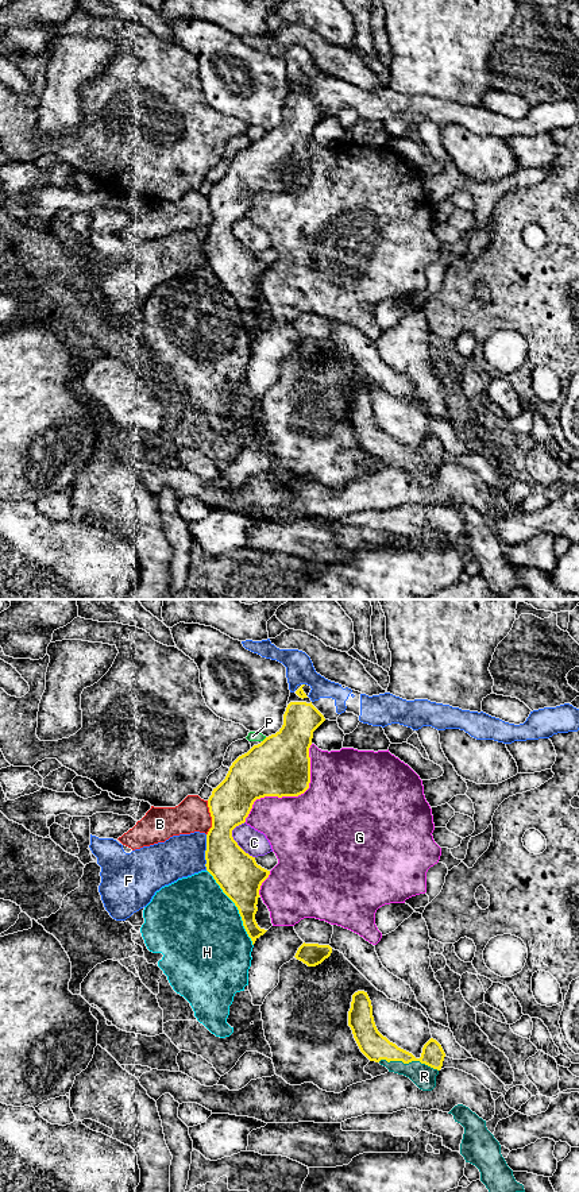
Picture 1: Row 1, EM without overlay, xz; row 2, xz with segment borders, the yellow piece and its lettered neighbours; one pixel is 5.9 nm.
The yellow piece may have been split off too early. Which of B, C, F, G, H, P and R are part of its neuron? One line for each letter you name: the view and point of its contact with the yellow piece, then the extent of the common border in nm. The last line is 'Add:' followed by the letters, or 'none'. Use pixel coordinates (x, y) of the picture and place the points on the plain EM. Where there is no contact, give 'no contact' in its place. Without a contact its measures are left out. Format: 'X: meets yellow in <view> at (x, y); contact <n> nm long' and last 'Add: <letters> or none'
R: meets yellow in xz at (408, 458); contact 360 nm long
Add: R

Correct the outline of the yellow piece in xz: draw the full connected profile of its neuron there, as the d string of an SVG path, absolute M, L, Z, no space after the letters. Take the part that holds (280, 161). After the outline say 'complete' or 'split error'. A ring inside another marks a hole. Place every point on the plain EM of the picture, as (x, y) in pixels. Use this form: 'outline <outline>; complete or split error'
outline M290 97L283 109L282 123L260 139L254 140L247 148L239 151L225 174L212 186L208 202L212 223L206 229L206 266L213 271L223 288L235 298L243 321L252 336L267 325L260 324L255 316L258 293L262 278L270 266L256 259L255 252L246 248L232 232L232 225L244 219L256 194L265 192L298 192L309 184L310 153L313 127L325 116L324 111L310 99Z; complete

